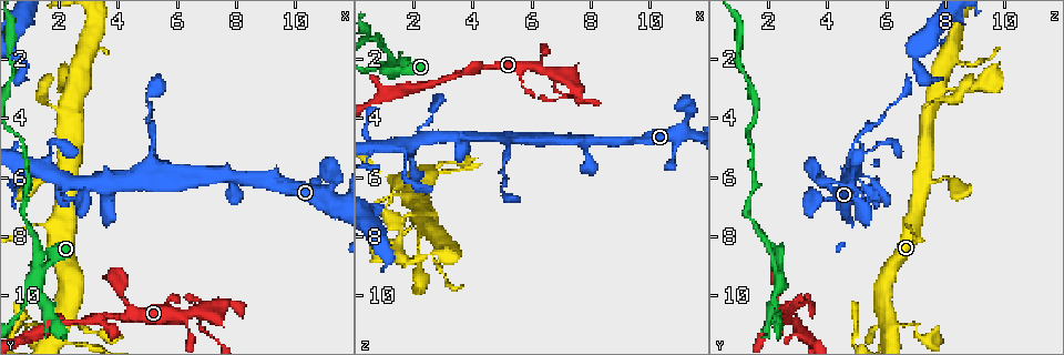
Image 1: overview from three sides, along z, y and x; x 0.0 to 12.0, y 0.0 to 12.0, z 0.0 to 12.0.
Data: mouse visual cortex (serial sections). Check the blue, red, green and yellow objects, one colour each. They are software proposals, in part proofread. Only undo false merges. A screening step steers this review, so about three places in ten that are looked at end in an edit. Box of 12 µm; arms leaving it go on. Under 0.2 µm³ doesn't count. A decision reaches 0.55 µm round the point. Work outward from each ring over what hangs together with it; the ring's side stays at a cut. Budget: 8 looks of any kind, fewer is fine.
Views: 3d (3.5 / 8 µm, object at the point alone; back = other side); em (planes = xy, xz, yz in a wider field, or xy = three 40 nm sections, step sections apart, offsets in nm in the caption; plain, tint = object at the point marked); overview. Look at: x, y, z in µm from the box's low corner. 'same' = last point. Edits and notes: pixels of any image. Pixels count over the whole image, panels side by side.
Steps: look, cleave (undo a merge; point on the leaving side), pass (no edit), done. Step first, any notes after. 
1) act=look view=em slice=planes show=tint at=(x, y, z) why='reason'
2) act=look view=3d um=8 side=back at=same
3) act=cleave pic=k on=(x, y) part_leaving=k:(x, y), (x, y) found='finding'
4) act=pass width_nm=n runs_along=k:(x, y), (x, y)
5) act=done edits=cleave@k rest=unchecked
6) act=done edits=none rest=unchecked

act=look view=3d um=3.5 at=(1.4, 9.1, 2.3) why='arms part here'

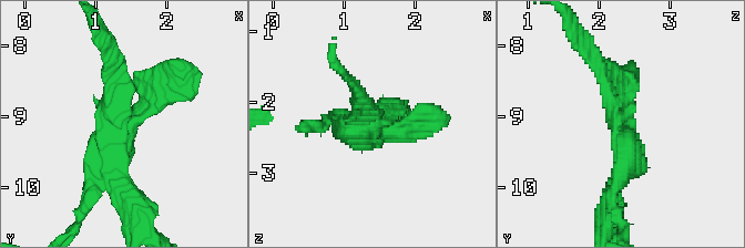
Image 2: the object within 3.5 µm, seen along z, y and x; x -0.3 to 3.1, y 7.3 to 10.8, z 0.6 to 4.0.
act=cleave pic=2 on=(140, 203) part_leaving=2:(121, 126), (101, 31) found='a second cell is stuck on'

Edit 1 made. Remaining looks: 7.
act=look view=overview why='see it whole again'

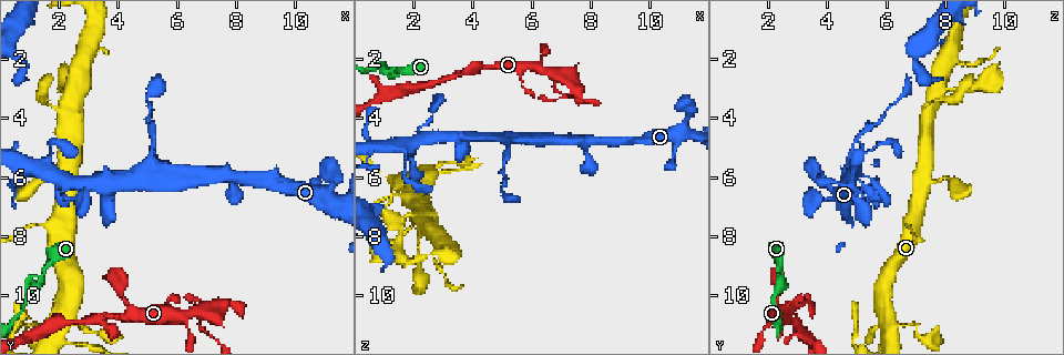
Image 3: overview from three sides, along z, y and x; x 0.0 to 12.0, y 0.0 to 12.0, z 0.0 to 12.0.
act=look view=3d um=3.5 side=back at=(6.9, 10.7, 2.5) why='thick turns thin'

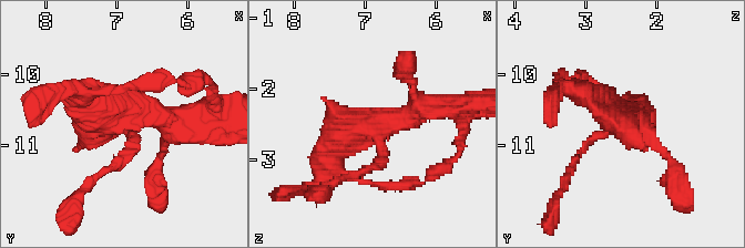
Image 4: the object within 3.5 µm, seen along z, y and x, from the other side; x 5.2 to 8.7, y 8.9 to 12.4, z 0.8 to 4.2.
act=look view=em slice=xy step=1 show=tint at=(6.85, 10.60, 2.55) why='need the tissue'

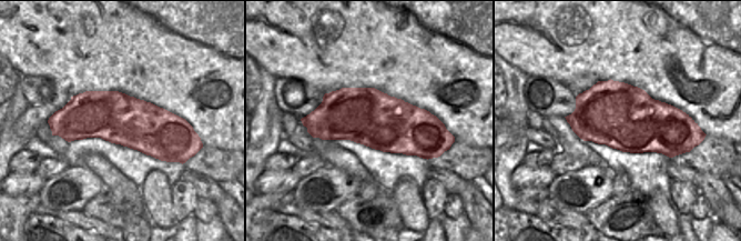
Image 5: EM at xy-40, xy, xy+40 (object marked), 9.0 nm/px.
act=pass runs_along=4:(445, 106), (366, 130), (325, 172) found='continuous, no second cell'

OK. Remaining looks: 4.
act=look view=em slice=xy step=1 show=tint at=(1.6, 11.1, 6.3) why='four or more arms meet'

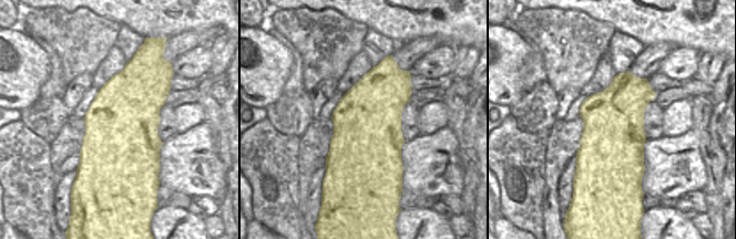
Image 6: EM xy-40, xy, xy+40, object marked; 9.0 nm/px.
act=look view=3d um=3.5 at=same why='wider look'

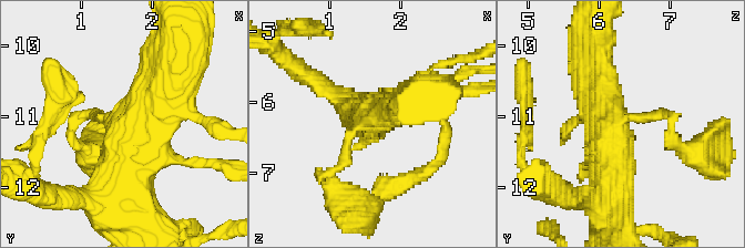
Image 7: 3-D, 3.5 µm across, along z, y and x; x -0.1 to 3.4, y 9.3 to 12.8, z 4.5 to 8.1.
act=pass arms=4 runs_along=7:(172, 70), (97, 186) found='one cell here'

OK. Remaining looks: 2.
act=done edits=cleave@2 rest=unchecked

